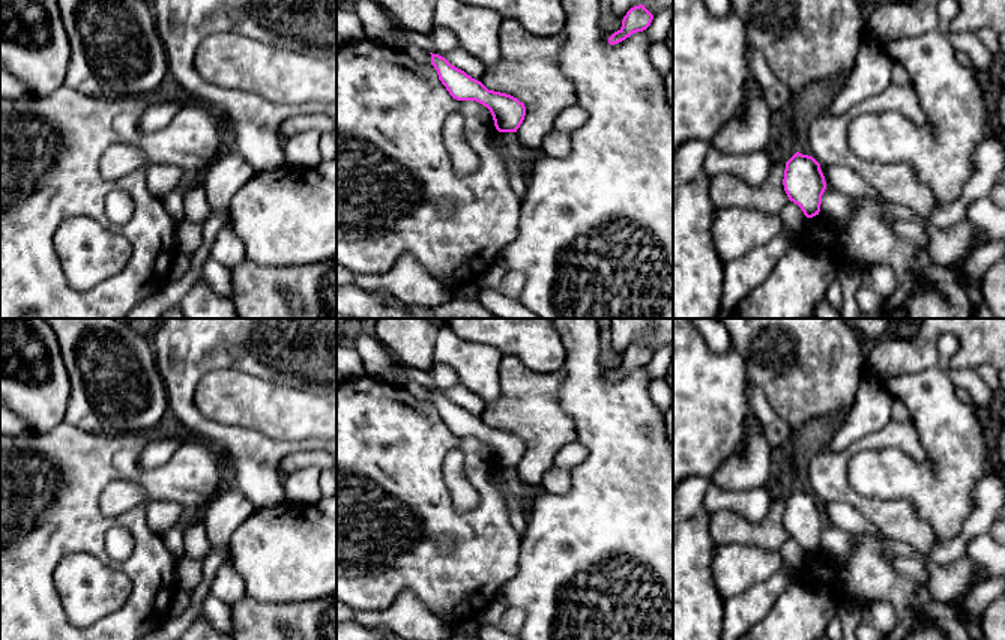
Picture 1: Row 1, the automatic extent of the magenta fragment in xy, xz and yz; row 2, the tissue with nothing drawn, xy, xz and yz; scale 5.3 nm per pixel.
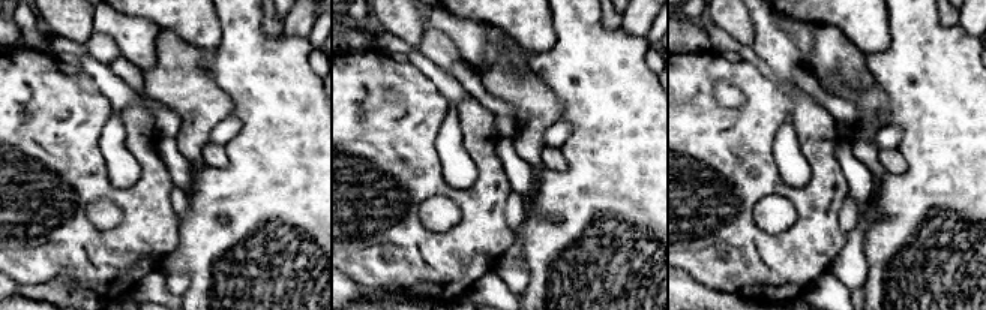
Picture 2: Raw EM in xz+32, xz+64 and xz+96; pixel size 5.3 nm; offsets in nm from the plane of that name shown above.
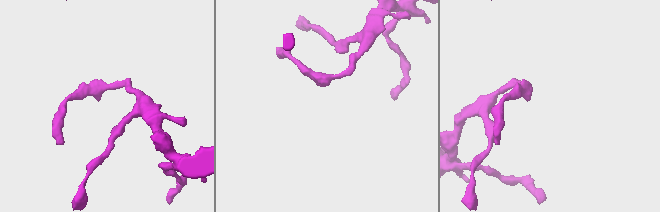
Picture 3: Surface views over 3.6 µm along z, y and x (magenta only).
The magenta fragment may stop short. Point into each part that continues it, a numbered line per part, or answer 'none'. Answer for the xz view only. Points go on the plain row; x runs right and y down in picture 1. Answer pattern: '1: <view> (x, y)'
none

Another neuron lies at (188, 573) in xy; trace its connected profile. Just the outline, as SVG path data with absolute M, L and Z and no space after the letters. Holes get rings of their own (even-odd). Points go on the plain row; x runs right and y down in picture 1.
M183 556L176 563L176 580L180 589L192 592L203 581L201 560Z

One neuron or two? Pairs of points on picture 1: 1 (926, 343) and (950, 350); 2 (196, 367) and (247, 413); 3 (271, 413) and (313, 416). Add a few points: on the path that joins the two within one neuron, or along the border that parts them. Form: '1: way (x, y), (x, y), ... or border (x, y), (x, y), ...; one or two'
1: border (956, 335), (945, 334), (938, 340), (938, 365); two
2: border (239, 368), (215, 368), (199, 382), (199, 410); two
3: way (281, 413), (302, 415); one

